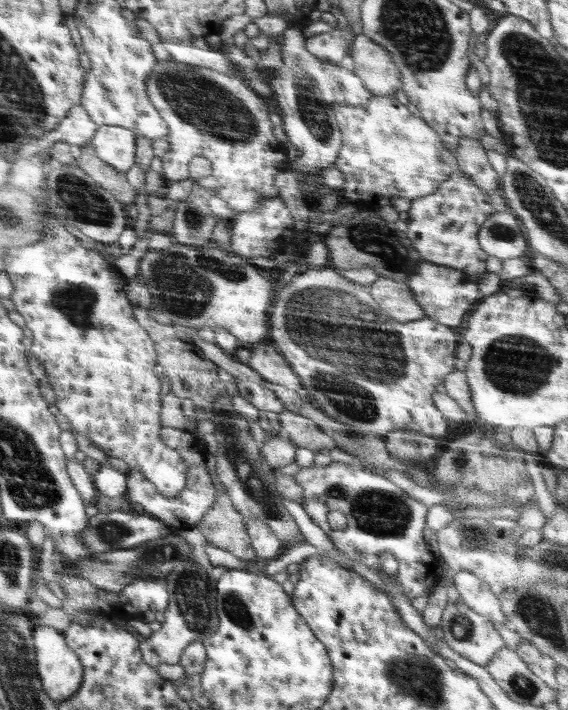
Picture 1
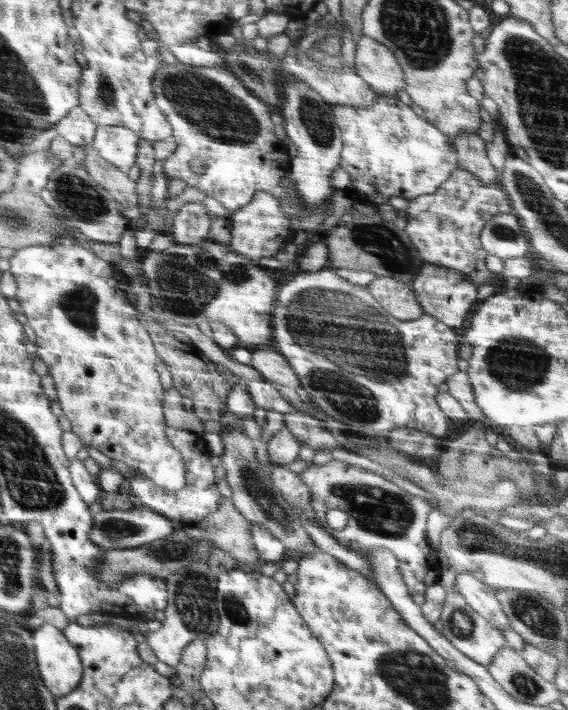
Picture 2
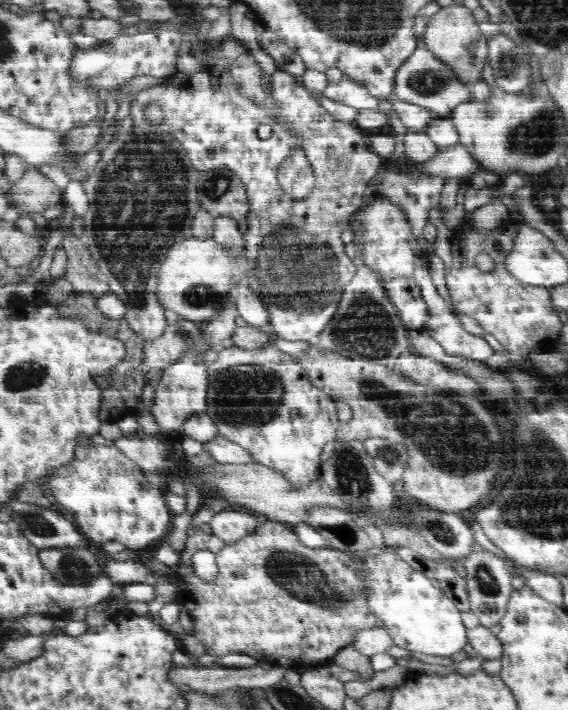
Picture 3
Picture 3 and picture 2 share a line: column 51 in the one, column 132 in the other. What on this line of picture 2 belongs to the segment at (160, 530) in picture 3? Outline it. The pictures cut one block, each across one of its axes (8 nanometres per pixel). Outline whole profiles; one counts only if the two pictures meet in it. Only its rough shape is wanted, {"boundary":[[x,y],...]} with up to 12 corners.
{"boundary":[[167,427],[188,465],[187,487],[164,491],[134,473],[126,491],[142,506],[199,524],[220,507],[204,436]]}

